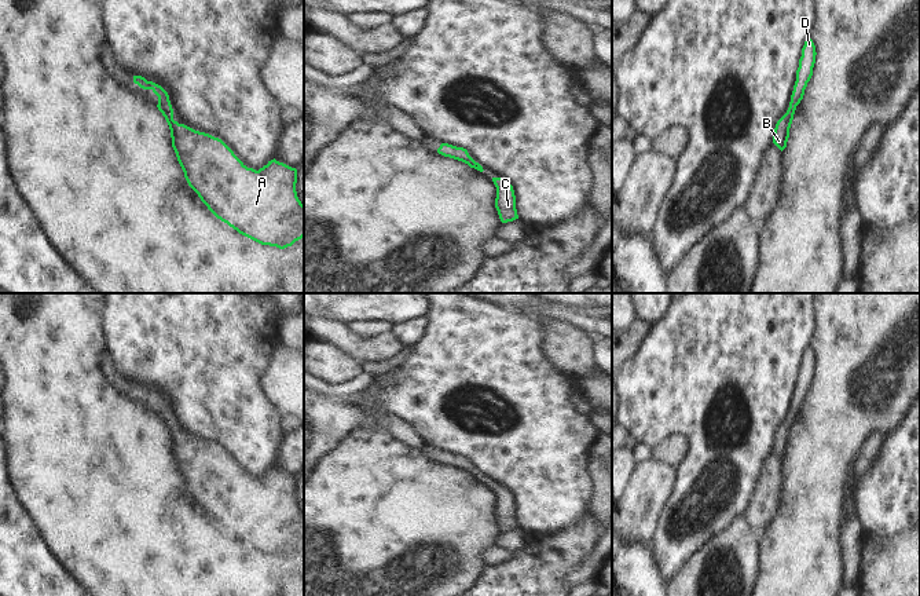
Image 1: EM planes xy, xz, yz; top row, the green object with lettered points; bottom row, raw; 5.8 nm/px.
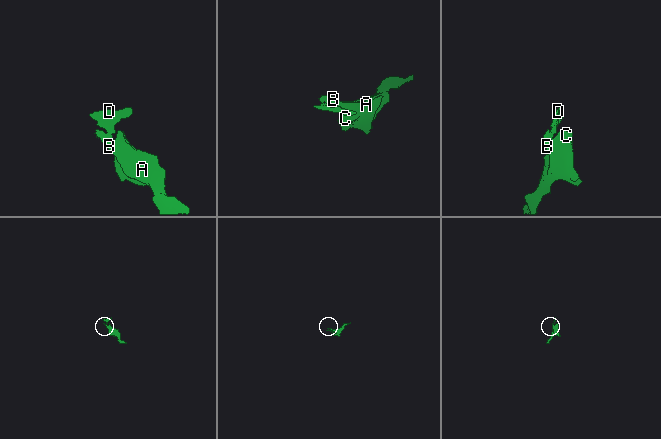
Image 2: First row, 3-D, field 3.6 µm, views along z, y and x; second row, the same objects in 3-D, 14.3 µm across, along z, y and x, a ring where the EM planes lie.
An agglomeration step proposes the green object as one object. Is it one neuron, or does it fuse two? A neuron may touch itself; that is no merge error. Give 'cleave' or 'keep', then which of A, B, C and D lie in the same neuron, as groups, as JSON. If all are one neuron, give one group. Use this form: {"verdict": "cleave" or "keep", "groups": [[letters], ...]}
{"verdict": "keep", "groups": [["A", "B", "C", "D"]]}

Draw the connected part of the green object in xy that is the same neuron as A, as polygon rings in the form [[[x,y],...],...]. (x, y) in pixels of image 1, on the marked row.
[[[133,76],[133,83],[158,96],[157,107],[169,125],[172,147],[184,178],[217,219],[261,245],[279,249],[292,246],[304,237],[304,205],[296,191],[296,168],[275,158],[259,171],[248,168],[221,139],[175,121],[169,95],[161,85],[142,76]]]

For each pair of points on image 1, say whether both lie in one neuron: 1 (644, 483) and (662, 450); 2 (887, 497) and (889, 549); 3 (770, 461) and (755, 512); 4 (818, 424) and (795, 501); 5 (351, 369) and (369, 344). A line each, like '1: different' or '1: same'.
1: different
2: different
3: same
4: same
5: different

